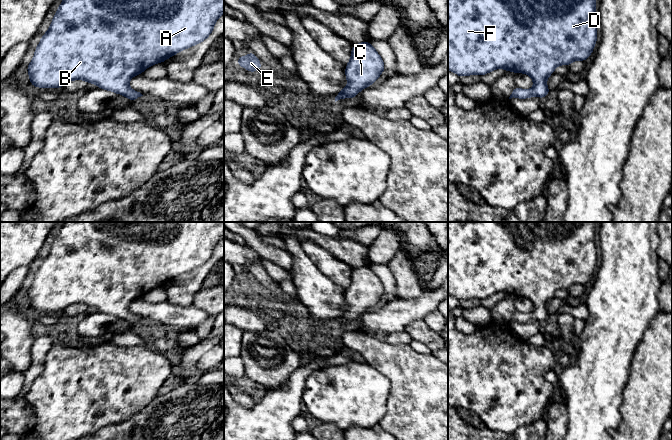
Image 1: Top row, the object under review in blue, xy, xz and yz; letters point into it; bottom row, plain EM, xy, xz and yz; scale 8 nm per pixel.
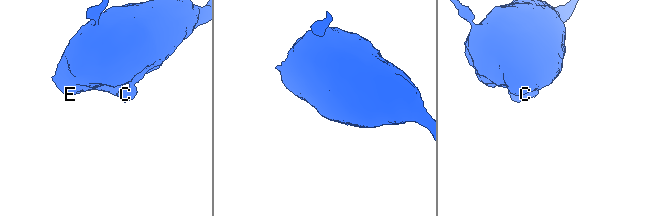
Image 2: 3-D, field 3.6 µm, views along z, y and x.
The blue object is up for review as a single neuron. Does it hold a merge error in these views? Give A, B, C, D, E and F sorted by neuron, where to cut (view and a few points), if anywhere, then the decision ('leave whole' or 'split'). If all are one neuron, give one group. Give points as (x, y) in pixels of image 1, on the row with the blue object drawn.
groups A B C D E F; cut none; leave whole

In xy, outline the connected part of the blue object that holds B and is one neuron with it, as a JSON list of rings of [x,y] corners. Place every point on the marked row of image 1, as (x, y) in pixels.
[[[63,0],[53,17],[49,30],[42,35],[41,41],[35,49],[33,60],[27,66],[30,83],[34,87],[58,88],[63,87],[69,81],[82,79],[87,83],[96,84],[98,88],[121,94],[134,101],[143,95],[129,87],[129,81],[133,76],[139,75],[148,67],[164,62],[180,51],[204,41],[212,33],[216,21],[223,13],[224,0]]]

